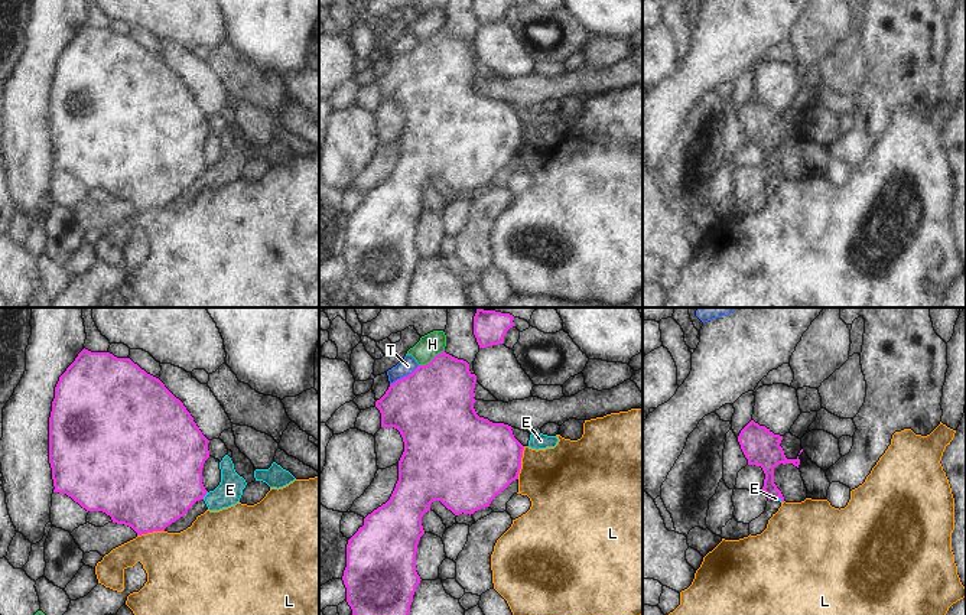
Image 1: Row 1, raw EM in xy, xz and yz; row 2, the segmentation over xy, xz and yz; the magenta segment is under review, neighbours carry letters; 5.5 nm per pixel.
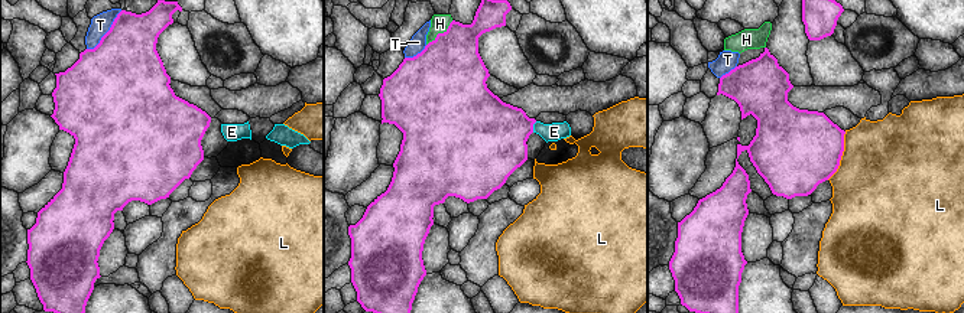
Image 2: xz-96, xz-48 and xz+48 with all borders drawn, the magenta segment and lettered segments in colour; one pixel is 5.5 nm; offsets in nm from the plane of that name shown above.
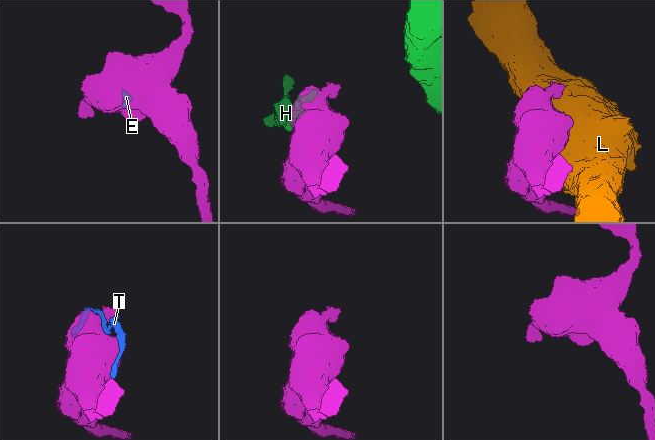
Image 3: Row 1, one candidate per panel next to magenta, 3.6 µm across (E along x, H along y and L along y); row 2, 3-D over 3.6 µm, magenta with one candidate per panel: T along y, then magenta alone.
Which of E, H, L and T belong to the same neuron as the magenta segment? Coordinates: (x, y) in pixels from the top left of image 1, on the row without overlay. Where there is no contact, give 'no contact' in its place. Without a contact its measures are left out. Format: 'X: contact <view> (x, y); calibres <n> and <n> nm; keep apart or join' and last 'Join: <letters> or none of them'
E: contact xy (205, 171); calibres 440 and 140 nm; keep apart
H: contact xz (432, 36); calibres 440 and 130 nm; keep apart
L: contact xz (520, 139); calibres 460 and 400 nm; keep apart
T: contact xz (405, 54); calibres 460 and 90 nm; keep apart
Join: none of them

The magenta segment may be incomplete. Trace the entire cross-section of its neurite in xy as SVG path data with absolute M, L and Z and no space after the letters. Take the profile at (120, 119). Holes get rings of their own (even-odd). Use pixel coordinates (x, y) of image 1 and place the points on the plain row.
M84 25L59 53L55 64L55 75L49 94L49 140L55 163L53 169L66 170L87 188L105 189L111 193L113 199L131 204L137 212L165 208L167 202L183 193L196 178L204 176L208 167L202 160L202 144L209 134L208 120L209 117L202 111L183 79L159 55L147 51L130 35L117 35L110 29L91 29Z

